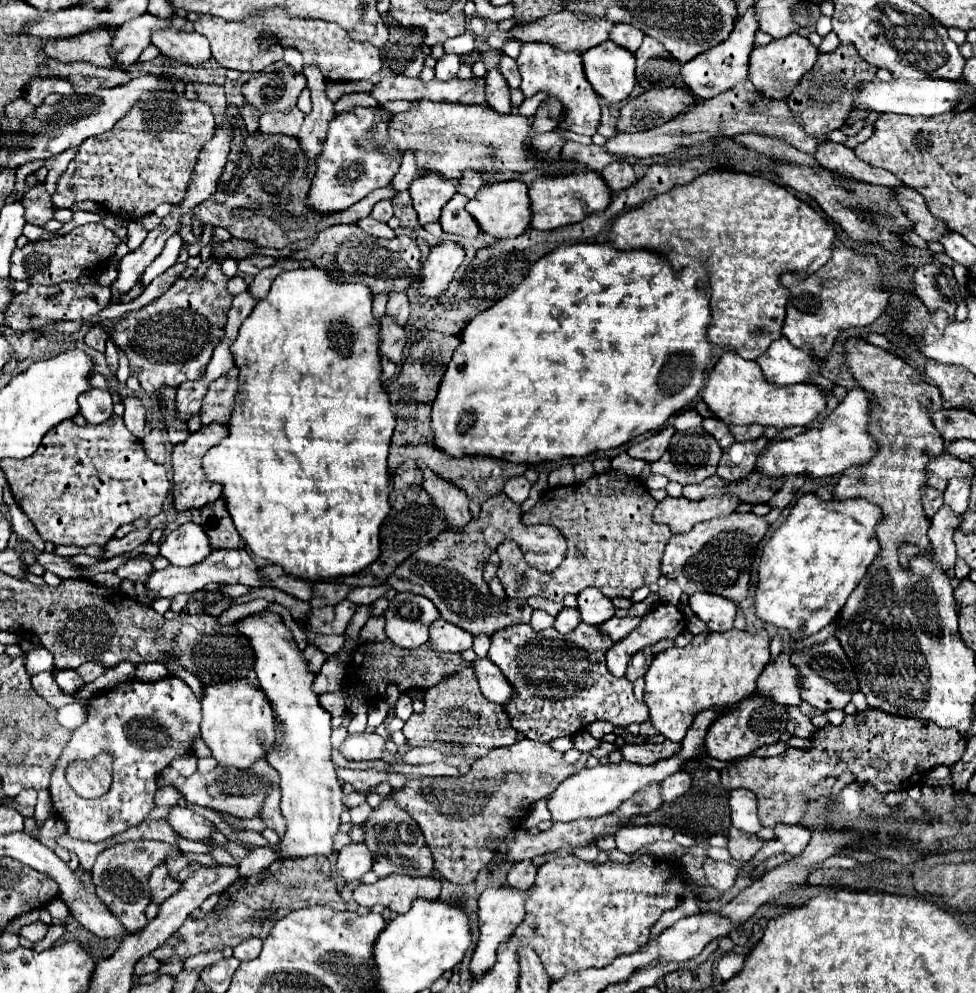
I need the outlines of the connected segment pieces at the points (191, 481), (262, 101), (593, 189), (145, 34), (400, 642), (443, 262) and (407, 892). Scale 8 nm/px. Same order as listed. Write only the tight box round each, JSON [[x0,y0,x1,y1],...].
[[171,424,227,510],[241,66,307,114],[529,168,611,230],[109,12,171,68],[385,592,441,650],[419,242,465,298],[353,874,441,914]]

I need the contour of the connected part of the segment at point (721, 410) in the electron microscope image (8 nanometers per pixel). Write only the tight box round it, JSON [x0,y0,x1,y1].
[703,350,827,428]

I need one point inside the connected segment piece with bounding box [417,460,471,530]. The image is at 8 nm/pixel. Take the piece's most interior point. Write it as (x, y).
(454, 504)

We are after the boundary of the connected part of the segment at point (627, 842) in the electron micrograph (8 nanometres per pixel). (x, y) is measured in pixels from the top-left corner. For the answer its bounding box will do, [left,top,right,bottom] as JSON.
[615,824,673,856]

